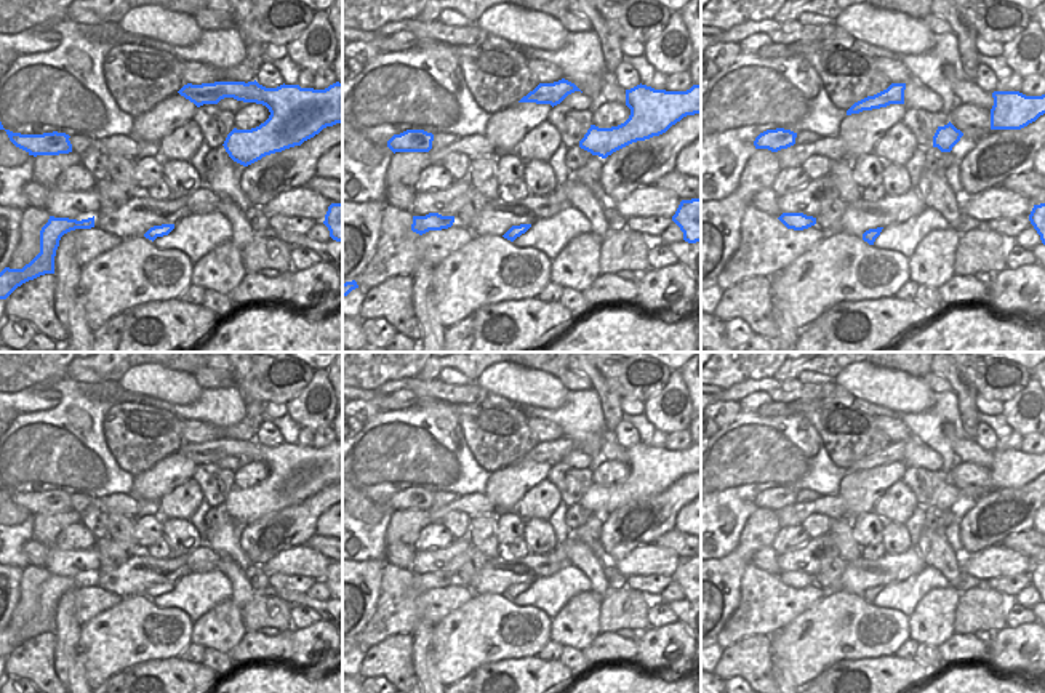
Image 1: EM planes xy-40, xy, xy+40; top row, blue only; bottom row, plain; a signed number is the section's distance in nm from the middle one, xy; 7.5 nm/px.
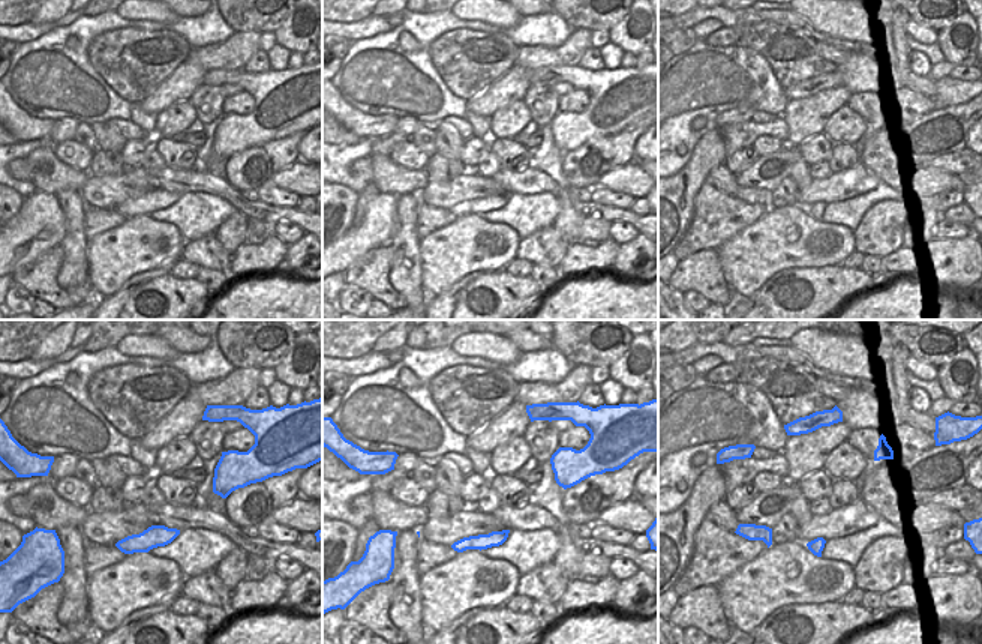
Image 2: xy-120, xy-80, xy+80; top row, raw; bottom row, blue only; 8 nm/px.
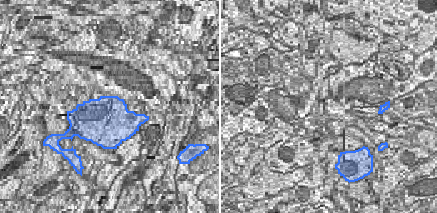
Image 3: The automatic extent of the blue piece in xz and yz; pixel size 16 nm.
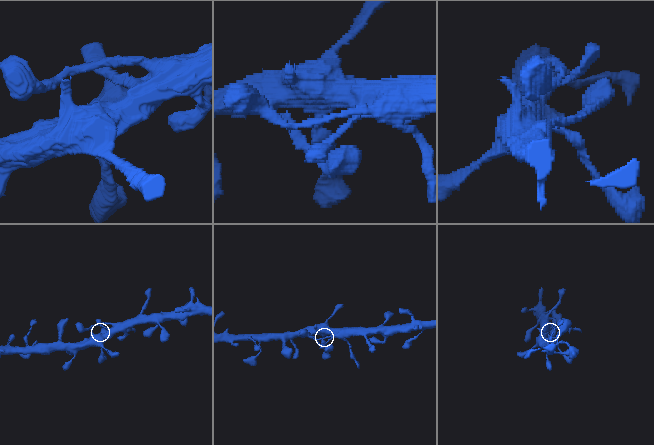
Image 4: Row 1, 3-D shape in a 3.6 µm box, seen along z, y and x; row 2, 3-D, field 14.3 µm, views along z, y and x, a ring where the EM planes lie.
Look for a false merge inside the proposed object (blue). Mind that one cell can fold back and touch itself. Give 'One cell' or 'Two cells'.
One cell.

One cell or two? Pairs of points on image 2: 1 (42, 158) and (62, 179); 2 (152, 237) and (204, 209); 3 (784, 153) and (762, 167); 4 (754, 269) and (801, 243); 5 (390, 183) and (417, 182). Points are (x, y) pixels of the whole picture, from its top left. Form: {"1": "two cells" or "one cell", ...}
{"1": "one cell", "2": "two cells", "3": "one cell", "4": "one cell", "5": "one cell"}

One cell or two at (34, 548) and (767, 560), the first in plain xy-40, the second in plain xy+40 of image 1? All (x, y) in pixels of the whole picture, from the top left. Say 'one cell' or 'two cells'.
one cell

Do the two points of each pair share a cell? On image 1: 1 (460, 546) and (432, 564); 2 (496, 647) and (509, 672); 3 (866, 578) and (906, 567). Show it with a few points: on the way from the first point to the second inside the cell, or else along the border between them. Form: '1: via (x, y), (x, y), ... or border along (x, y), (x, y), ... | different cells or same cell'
1: via (453, 552), (445, 560), (439, 560) | same cell
2: border along (535, 655), (493, 660), (484, 663), (472, 674) | different cells
3: via (876, 576), (884, 576), (896, 568) | same cell

